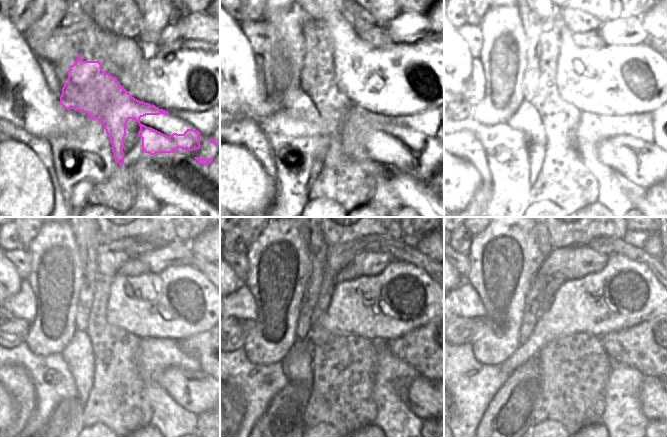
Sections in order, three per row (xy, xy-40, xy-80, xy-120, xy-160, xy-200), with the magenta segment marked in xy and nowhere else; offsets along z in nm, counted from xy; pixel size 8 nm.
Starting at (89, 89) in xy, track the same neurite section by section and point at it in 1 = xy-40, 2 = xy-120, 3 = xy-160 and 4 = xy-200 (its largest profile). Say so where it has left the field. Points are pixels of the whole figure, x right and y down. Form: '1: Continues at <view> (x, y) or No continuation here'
1: Continues at xy-40 (400, 152)
2: Continues at xy-120 (196, 391)
3: Continues at xy-160 (423, 396)
4: Continues at xy-200 (647, 391)

